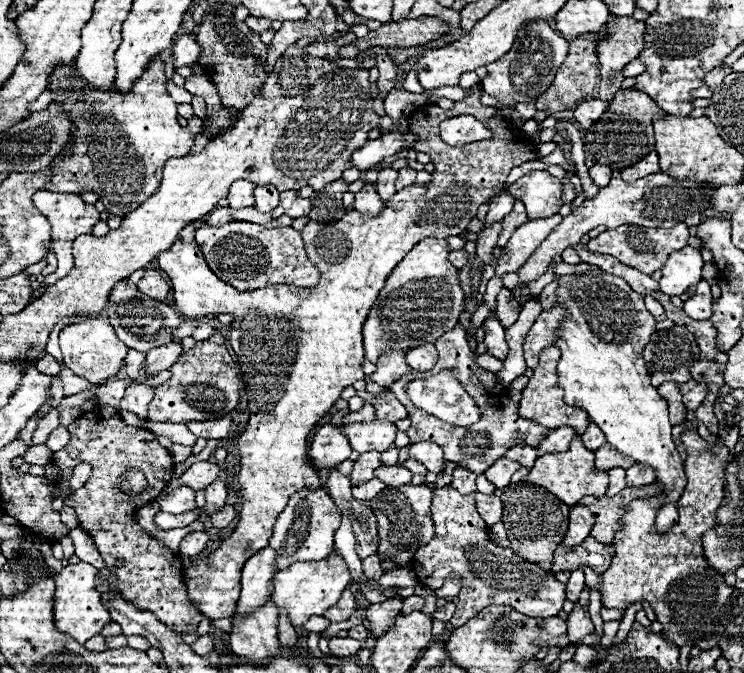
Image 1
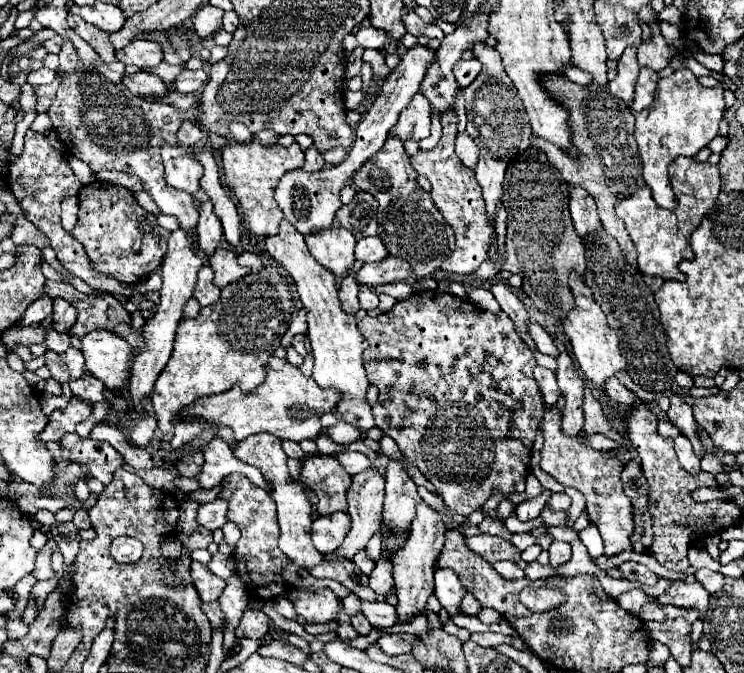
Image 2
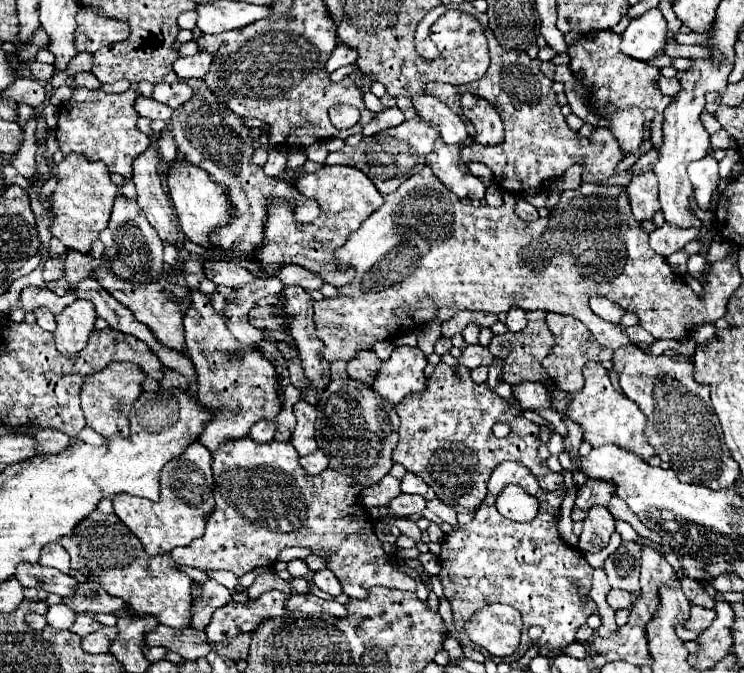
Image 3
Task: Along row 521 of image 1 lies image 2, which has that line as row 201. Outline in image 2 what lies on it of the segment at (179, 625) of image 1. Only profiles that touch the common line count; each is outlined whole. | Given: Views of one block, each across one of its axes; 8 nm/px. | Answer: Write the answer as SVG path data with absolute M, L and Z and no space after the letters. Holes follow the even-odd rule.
M96 180L82 186L82 190L78 192L78 202L78 222L72 230L72 236L84 246L94 268L122 282L140 282L146 280L162 264L164 252L168 250L166 244L170 232L158 228L154 216L140 208L128 188ZM138 218L148 220L152 230L142 232L138 228Z

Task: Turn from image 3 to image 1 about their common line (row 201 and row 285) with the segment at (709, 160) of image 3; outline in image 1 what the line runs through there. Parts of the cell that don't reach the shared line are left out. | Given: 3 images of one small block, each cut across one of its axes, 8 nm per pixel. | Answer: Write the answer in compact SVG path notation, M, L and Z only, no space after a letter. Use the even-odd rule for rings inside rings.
M700 280L694 296L684 302L684 312L688 316L692 316L694 320L710 320L710 316L712 316L712 294L710 294L710 284L706 280Z

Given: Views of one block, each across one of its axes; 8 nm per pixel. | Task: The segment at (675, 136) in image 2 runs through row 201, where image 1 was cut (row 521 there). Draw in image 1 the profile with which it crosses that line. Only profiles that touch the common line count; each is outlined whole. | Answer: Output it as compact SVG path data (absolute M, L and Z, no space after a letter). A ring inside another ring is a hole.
M588 272L588 274L570 274L570 276L558 276L558 298L556 302L568 306L568 312L572 318L564 320L562 324L562 338L558 338L554 344L562 350L562 356L558 360L558 386L564 388L564 400L566 404L580 406L588 412L590 420L600 426L600 430L606 434L608 444L612 444L622 456L632 458L638 464L646 464L654 468L656 482L662 484L662 494L666 496L666 504L660 506L656 516L656 530L668 532L676 520L678 520L678 508L676 500L682 496L686 476L682 468L682 460L676 452L676 446L672 442L672 424L668 420L668 402L658 394L658 390L650 384L650 374L646 370L646 362L642 358L642 352L652 336L656 332L656 320L644 306L644 296L636 294L624 280L620 280L614 274L608 272Z

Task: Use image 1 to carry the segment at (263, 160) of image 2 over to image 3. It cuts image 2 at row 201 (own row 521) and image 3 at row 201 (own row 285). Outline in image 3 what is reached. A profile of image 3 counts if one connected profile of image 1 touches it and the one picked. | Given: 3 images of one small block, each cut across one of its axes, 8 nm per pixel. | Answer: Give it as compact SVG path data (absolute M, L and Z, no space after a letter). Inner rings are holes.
M180 158L170 162L170 170L168 170L166 178L168 178L168 194L172 196L182 232L186 234L186 238L190 242L208 246L208 234L214 228L228 224L228 220L232 216L232 208L228 204L224 190L208 178L208 172L204 172L202 168L190 164L186 160L180 160ZM322 166L314 174L304 174L298 178L296 188L314 198L320 204L320 216L310 224L296 224L290 218L290 204L288 202L268 202L268 222L264 226L264 248L258 254L262 262L276 262L276 264L300 264L316 274L320 274L328 284L344 286L352 282L352 268L336 268L334 252L336 248L344 246L348 236L360 228L360 224L380 208L384 202L382 194L376 190L372 180L350 166Z

